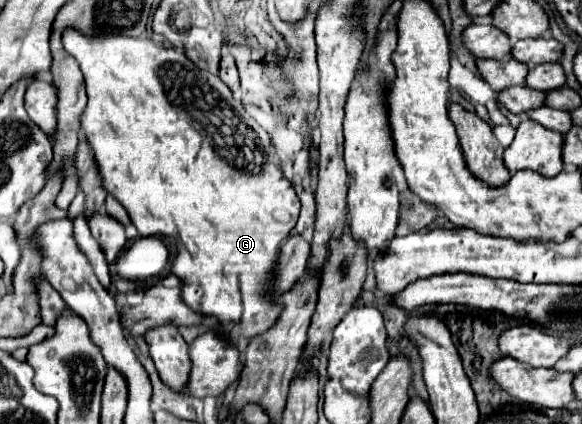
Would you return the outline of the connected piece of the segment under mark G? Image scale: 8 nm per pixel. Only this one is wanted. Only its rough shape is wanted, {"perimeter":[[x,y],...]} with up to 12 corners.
{"perimeter":[[62,32],[102,188],[182,300],[268,330],[300,200],[218,76]]}

